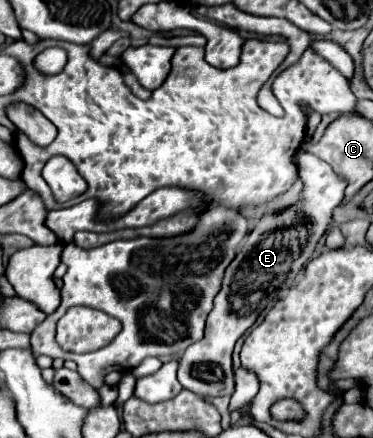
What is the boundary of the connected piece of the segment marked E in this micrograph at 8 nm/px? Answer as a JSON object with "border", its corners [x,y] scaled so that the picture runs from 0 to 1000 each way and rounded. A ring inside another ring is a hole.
{"border":[[[804,347],[799,379],[804,411],[815,416],[810,461],[751,489],[708,493],[649,548],[633,589],[606,612],[595,662],[574,680],[574,703],[558,717],[547,772],[504,790],[483,817],[477,868],[499,890],[515,890],[536,904],[606,904],[627,895],[622,799],[633,776],[686,735],[692,717],[718,699],[718,689],[740,680],[751,653],[783,621],[783,603],[820,603],[842,557],[885,507],[890,475],[917,461],[928,406],[901,397],[885,374],[863,370],[842,352]],[[531,831],[584,831],[595,840],[531,840]]]}

